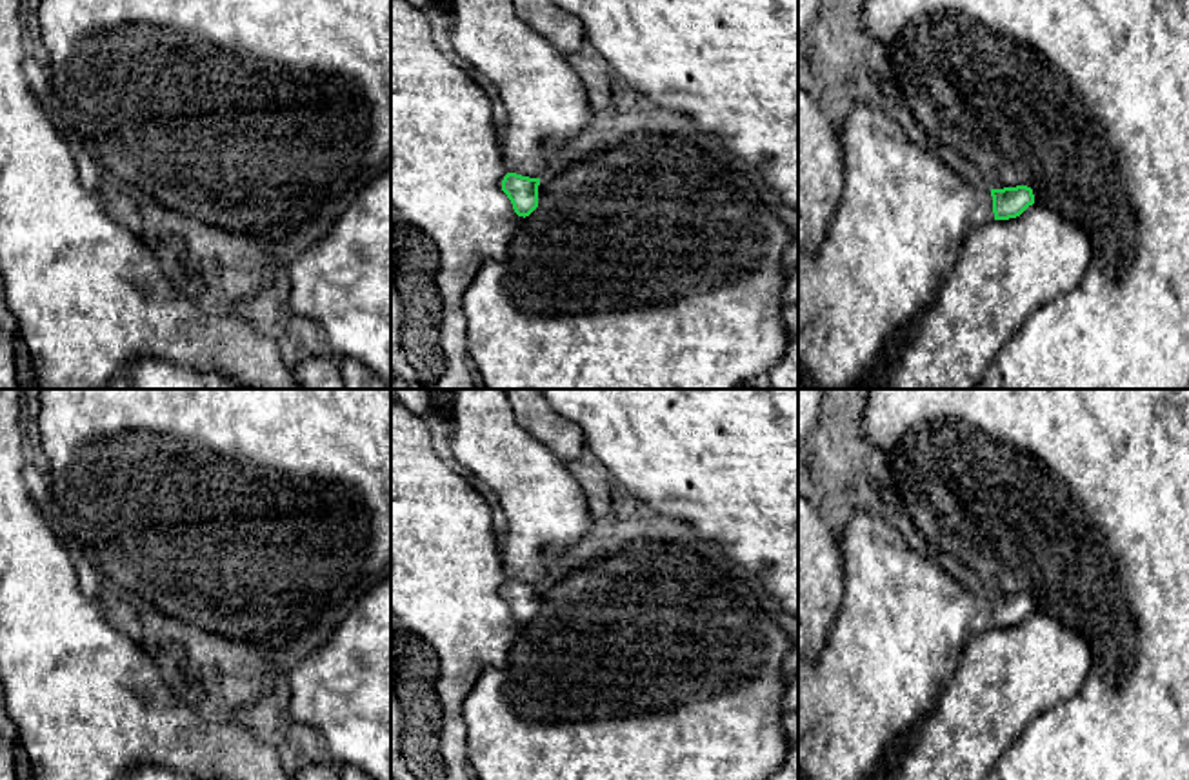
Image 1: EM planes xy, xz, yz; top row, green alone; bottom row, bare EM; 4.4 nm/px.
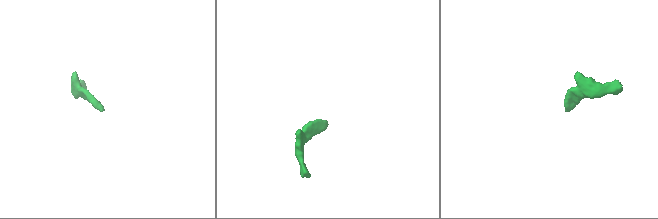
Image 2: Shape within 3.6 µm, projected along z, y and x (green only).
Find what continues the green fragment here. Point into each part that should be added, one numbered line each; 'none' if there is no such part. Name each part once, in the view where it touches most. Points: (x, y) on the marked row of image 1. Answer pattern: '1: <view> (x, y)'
1: xz (544, 100)

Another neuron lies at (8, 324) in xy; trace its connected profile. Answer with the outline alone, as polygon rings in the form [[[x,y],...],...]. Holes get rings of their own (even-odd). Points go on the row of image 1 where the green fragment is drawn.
[[[0,275],[0,389],[20,389],[15,364],[15,342],[18,327],[4,296],[4,280]]]

